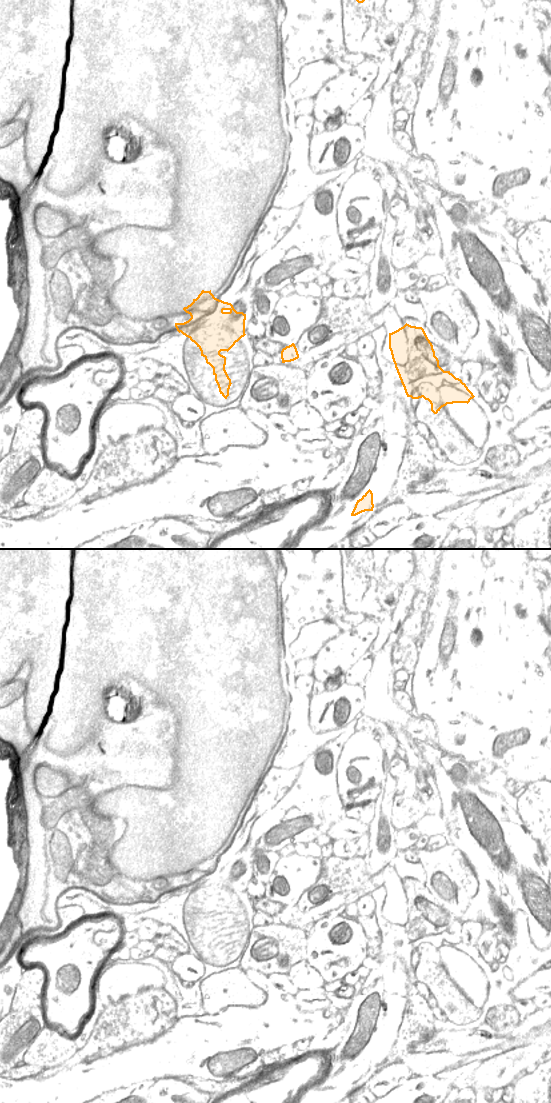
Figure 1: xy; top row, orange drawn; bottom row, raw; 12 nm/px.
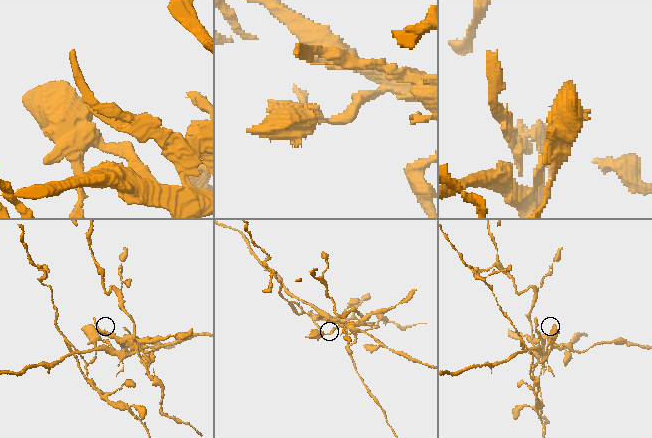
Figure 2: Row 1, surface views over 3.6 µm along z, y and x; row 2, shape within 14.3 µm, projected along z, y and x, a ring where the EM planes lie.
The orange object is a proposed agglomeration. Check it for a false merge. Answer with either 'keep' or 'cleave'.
cleave

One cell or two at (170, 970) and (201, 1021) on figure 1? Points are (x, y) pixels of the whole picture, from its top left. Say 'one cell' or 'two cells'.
one cell

